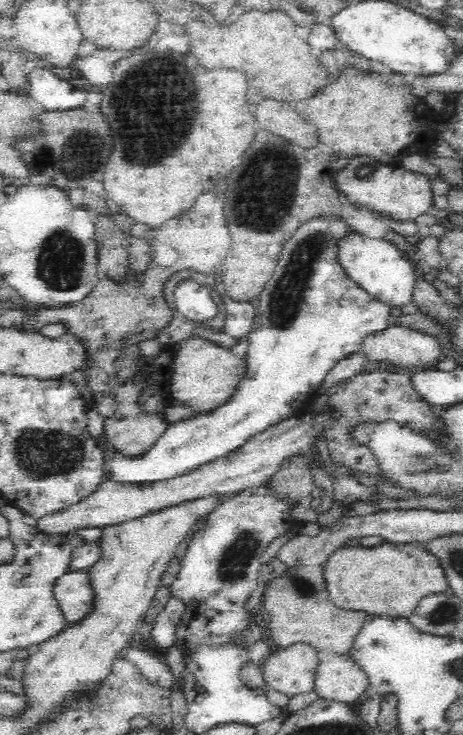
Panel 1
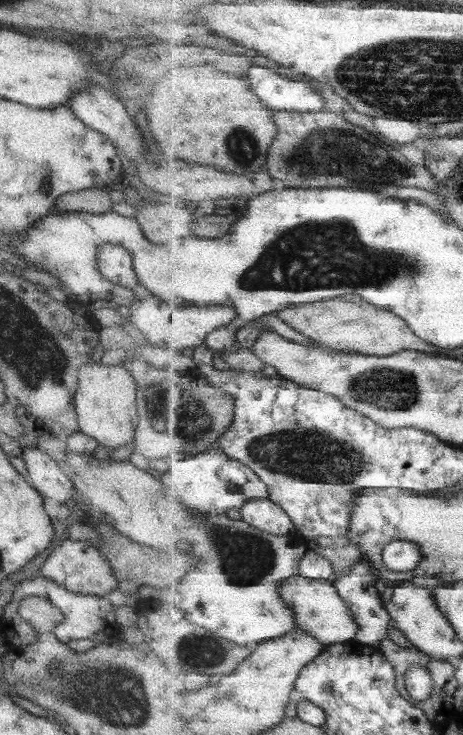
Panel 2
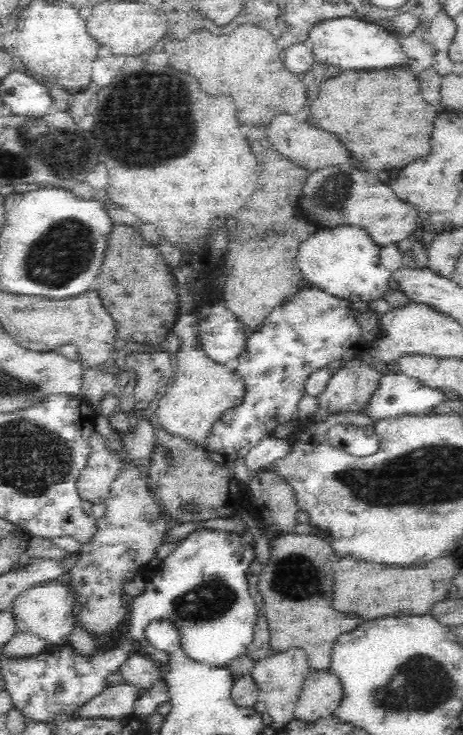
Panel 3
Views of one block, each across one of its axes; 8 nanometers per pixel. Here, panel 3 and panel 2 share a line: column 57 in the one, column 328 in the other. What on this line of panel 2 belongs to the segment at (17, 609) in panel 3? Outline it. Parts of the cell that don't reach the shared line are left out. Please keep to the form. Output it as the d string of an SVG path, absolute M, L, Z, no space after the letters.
M300 574L281 580L279 591L281 591L281 597L293 609L298 627L305 633L315 636L325 646L339 646L344 642L353 641L355 634L359 633L360 627L353 617L351 607L345 603L345 599L339 595L339 591L330 580L313 580Z

